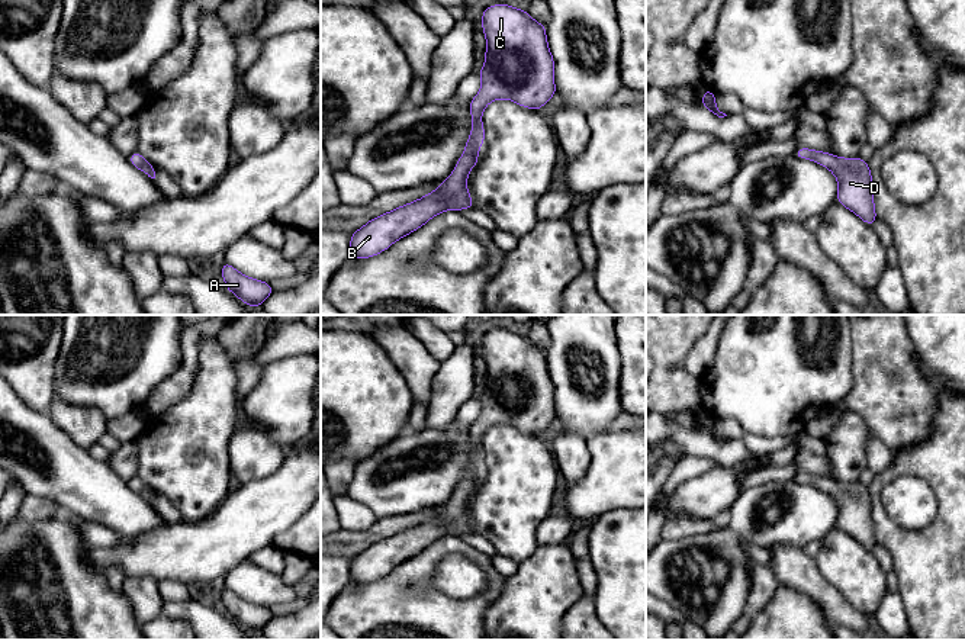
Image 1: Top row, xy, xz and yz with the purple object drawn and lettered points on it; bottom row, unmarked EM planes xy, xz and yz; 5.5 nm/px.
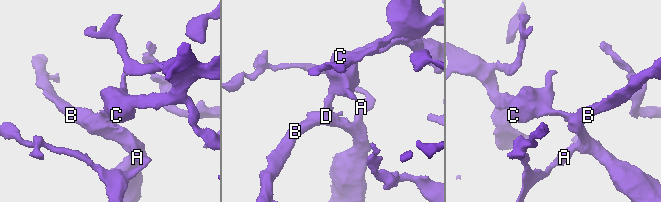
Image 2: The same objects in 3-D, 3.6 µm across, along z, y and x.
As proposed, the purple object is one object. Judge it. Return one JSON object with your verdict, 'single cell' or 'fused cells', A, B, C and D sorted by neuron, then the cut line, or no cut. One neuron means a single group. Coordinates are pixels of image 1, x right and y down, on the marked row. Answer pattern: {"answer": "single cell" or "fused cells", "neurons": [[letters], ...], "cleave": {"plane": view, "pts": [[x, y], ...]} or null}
{"answer": "single cell", "neurons": [["A", "B", "C", "D"]], "cleave": null}

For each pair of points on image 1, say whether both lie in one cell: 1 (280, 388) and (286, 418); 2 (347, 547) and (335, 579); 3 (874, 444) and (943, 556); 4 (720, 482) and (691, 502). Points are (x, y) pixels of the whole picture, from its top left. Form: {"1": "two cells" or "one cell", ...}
{"1": "one cell", "2": "two cells", "3": "two cells", "4": "one cell"}

